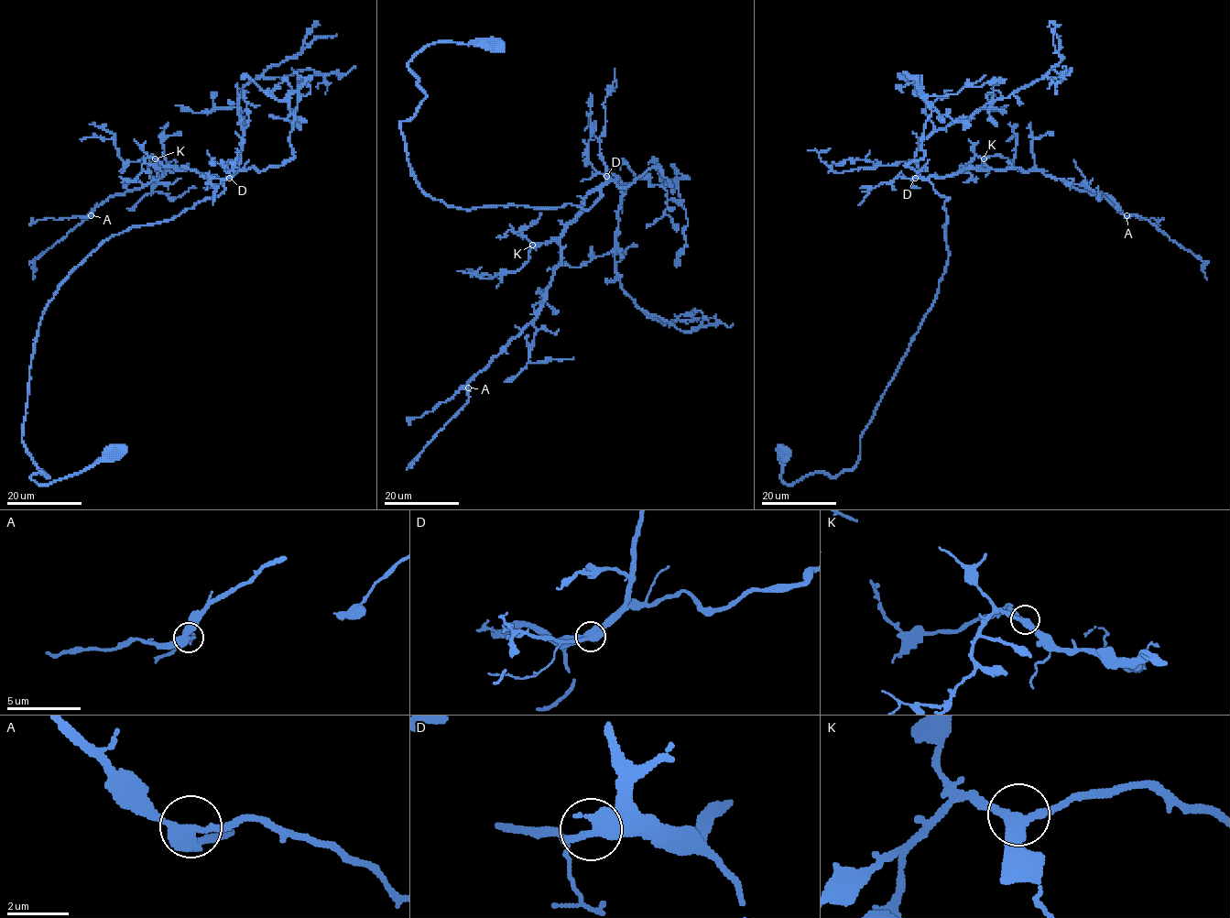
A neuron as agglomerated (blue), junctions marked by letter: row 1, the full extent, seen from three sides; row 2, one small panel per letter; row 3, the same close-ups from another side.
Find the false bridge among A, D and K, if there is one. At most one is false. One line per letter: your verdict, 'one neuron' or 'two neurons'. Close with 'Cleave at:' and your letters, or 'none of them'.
A: one neuron
D: one neuron
K: one neuron
Cleave at: none of them

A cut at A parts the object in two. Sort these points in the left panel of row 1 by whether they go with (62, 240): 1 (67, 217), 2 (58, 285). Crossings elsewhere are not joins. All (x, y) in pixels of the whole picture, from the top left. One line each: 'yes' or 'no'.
1: no
2: no

